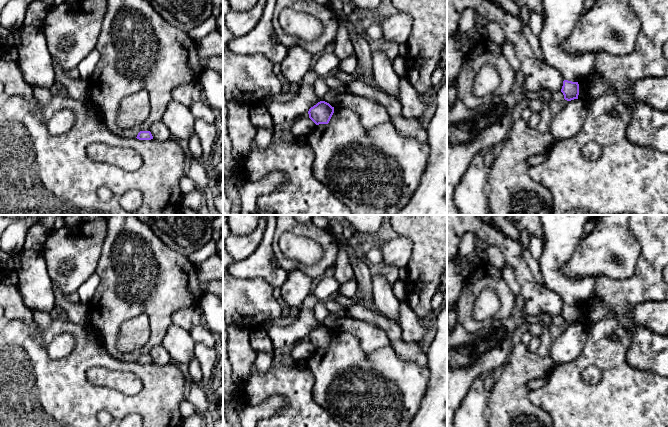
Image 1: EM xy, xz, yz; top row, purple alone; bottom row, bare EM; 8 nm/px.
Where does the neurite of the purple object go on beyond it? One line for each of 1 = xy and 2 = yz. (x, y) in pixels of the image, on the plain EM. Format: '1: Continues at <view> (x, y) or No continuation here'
1: No continuation here
2: No continuation here

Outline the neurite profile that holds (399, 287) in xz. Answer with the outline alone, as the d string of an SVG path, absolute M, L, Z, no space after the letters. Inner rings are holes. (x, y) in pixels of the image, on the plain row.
M398 280L393 284L393 292L394 295L399 299L399 300L405 300L406 298L406 283L405 281Z

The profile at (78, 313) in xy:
M56 283L52 284L52 289L56 299L56 306L65 311L69 321L83 326L90 324L90 307L88 304L70 302Z

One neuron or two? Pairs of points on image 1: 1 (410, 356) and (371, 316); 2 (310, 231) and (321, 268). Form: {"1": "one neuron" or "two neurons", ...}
{"1": "one neuron", "2": "one neuron"}

